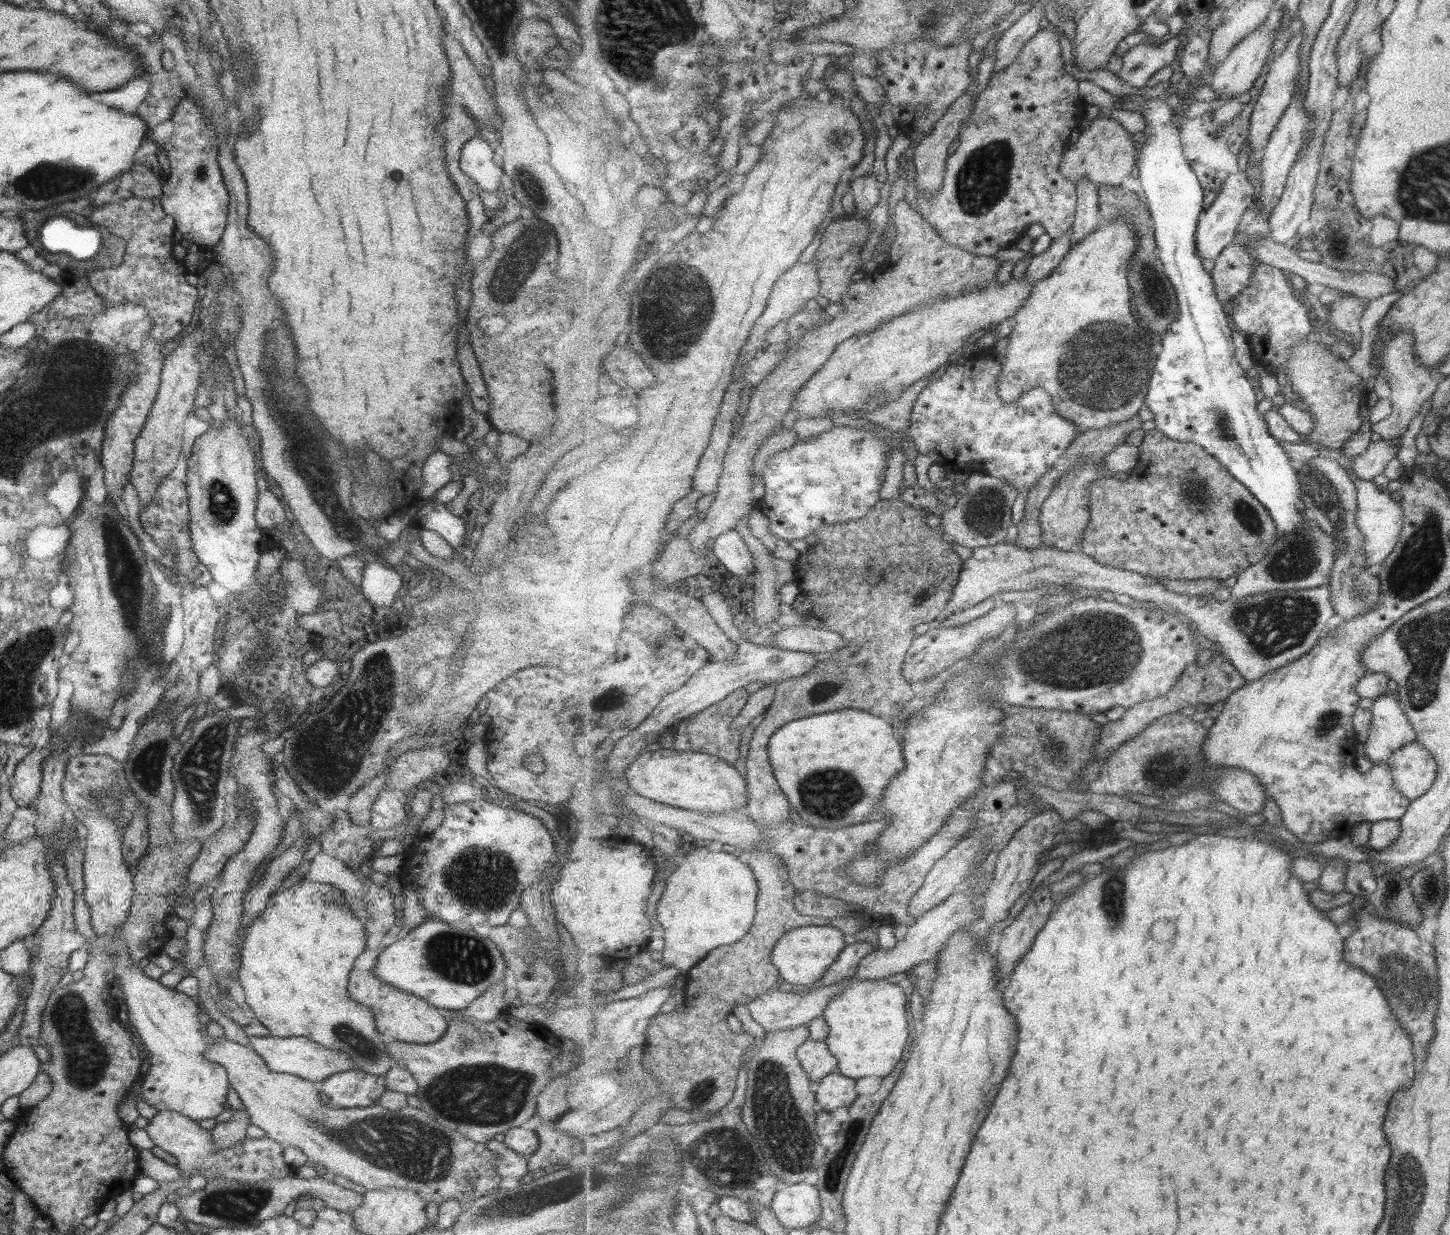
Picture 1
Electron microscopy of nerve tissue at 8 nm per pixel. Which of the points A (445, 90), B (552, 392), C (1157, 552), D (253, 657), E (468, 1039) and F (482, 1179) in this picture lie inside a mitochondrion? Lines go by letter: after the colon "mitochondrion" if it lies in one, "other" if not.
A: other
B: other
C: other
D: mitochondrion
E: mitochondrion
F: other

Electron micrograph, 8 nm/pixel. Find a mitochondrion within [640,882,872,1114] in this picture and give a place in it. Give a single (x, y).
(704, 1092)

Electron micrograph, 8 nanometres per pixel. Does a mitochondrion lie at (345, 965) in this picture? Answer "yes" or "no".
no

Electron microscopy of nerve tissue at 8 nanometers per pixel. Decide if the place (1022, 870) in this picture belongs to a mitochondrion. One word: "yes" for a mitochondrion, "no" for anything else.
no

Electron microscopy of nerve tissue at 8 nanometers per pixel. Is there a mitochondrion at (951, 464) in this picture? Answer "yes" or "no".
no

